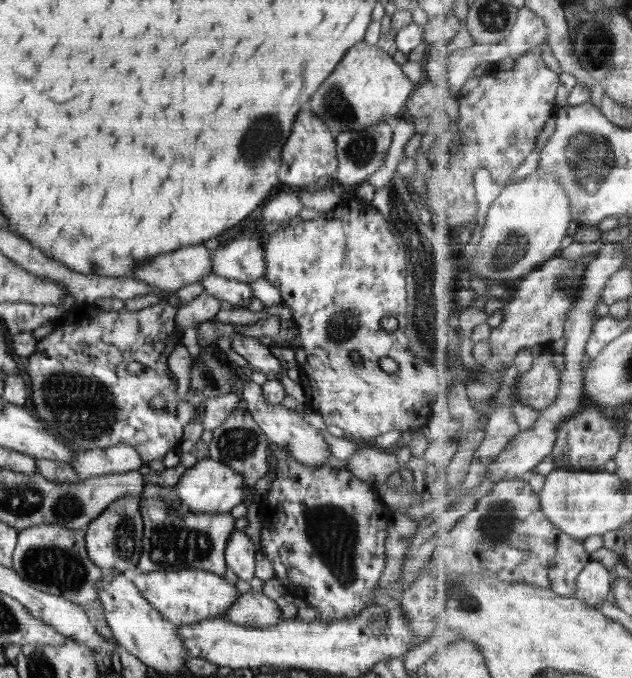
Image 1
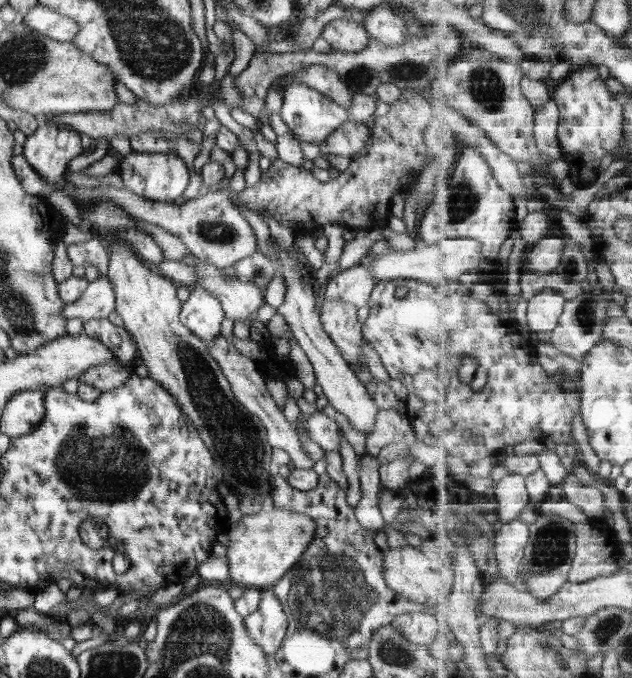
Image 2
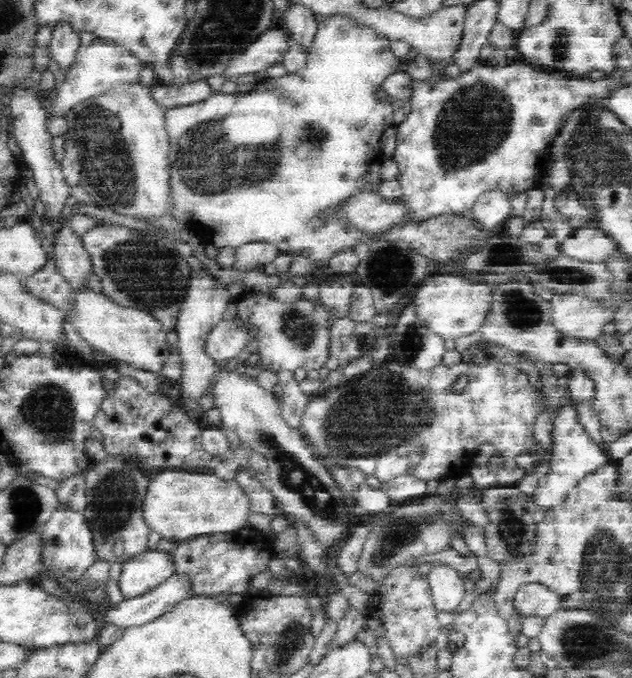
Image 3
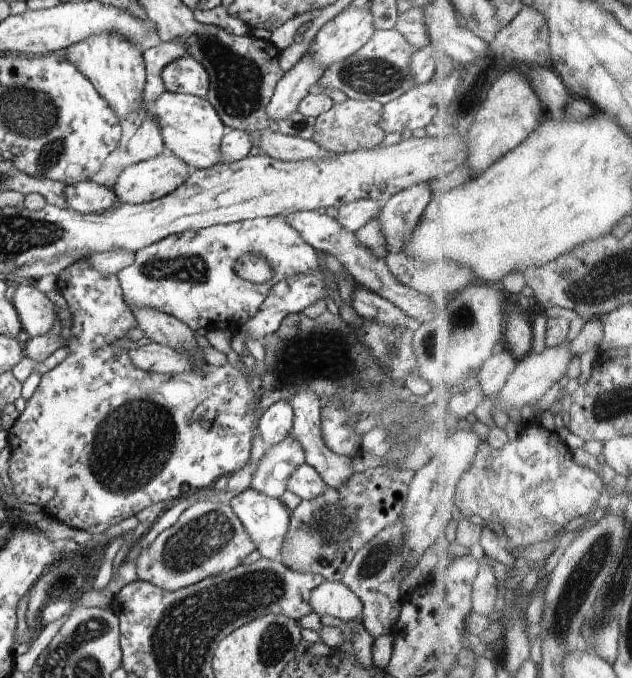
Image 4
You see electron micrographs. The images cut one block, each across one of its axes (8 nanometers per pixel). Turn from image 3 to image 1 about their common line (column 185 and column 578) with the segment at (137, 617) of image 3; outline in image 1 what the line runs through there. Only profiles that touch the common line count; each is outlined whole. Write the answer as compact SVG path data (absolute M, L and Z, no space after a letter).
M592 560L582 571L579 579L577 597L588 600L592 606L600 607L613 593L614 578L608 566Z

